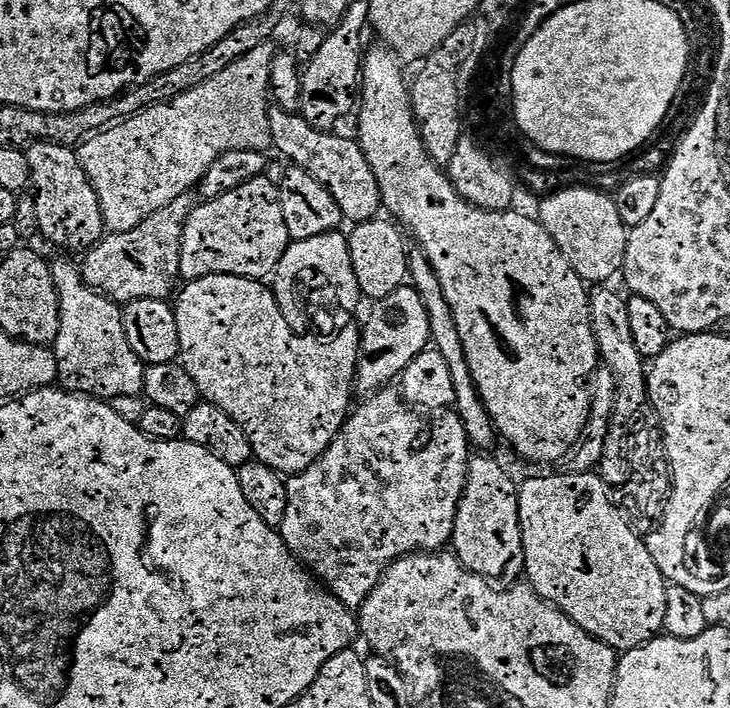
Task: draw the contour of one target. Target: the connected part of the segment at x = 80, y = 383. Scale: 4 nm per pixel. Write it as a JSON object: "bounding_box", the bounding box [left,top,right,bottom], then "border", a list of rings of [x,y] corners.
{"bounding_box":[51,260,138,398],"border":[[[68,260],[51,265],[54,286],[60,295],[60,325],[54,345],[58,380],[69,392],[91,394],[96,398],[120,396],[138,380],[138,361],[132,355],[124,329],[121,305],[112,297],[86,283],[84,273]]]}

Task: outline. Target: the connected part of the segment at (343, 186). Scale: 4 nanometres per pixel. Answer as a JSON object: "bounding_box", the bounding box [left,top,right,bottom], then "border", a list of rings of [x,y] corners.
{"bounding_box":[268,104,383,224],"border":[[[277,104],[269,105],[268,120],[275,151],[284,154],[295,167],[306,169],[312,177],[326,185],[342,210],[345,221],[351,221],[352,224],[364,223],[375,219],[381,213],[383,196],[373,168],[357,139],[315,128],[306,122],[301,113]]]}

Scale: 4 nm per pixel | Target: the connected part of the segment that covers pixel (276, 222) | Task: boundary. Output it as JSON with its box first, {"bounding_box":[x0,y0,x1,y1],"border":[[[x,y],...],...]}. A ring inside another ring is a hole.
{"bounding_box":[180,174,290,281],"border":[[[261,174],[245,179],[245,184],[216,196],[213,200],[197,203],[184,224],[184,234],[180,243],[180,276],[195,278],[198,276],[213,276],[214,274],[230,274],[231,276],[248,276],[252,280],[263,281],[264,276],[271,277],[284,251],[290,243],[288,222],[284,217],[282,192],[275,183],[267,180],[268,176]]]}

